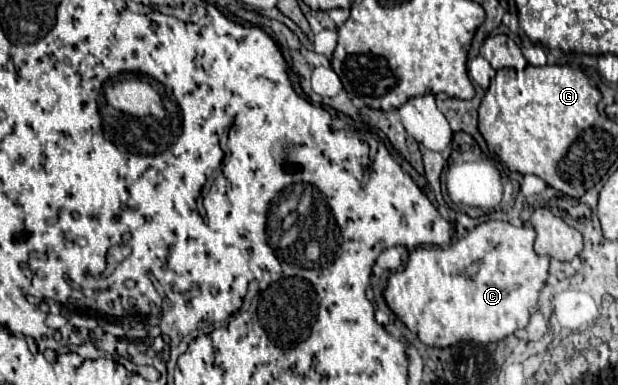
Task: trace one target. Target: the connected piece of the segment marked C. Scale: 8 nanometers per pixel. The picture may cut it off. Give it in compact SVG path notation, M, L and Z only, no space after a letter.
M486 221L450 247L418 247L408 255L408 265L390 275L382 293L384 301L394 315L428 347L452 347L458 341L502 341L516 329L524 329L528 325L530 313L536 309L538 291L544 287L548 277L550 259L534 253L534 237L536 233L532 225L514 227L506 221Z

